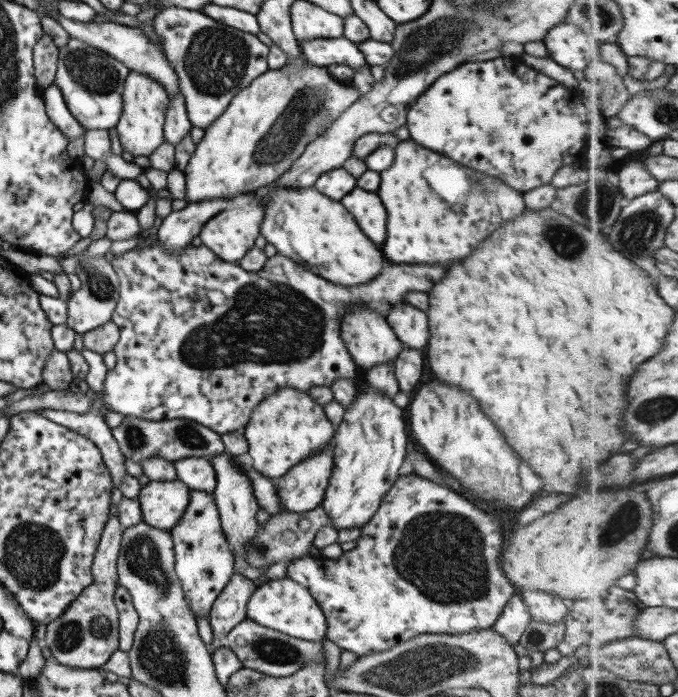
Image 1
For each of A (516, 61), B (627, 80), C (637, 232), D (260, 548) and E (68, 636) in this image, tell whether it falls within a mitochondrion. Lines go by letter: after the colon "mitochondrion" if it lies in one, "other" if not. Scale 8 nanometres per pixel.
A: other
B: other
C: mitochondrion
D: mitochondrion
E: mitochondrion

